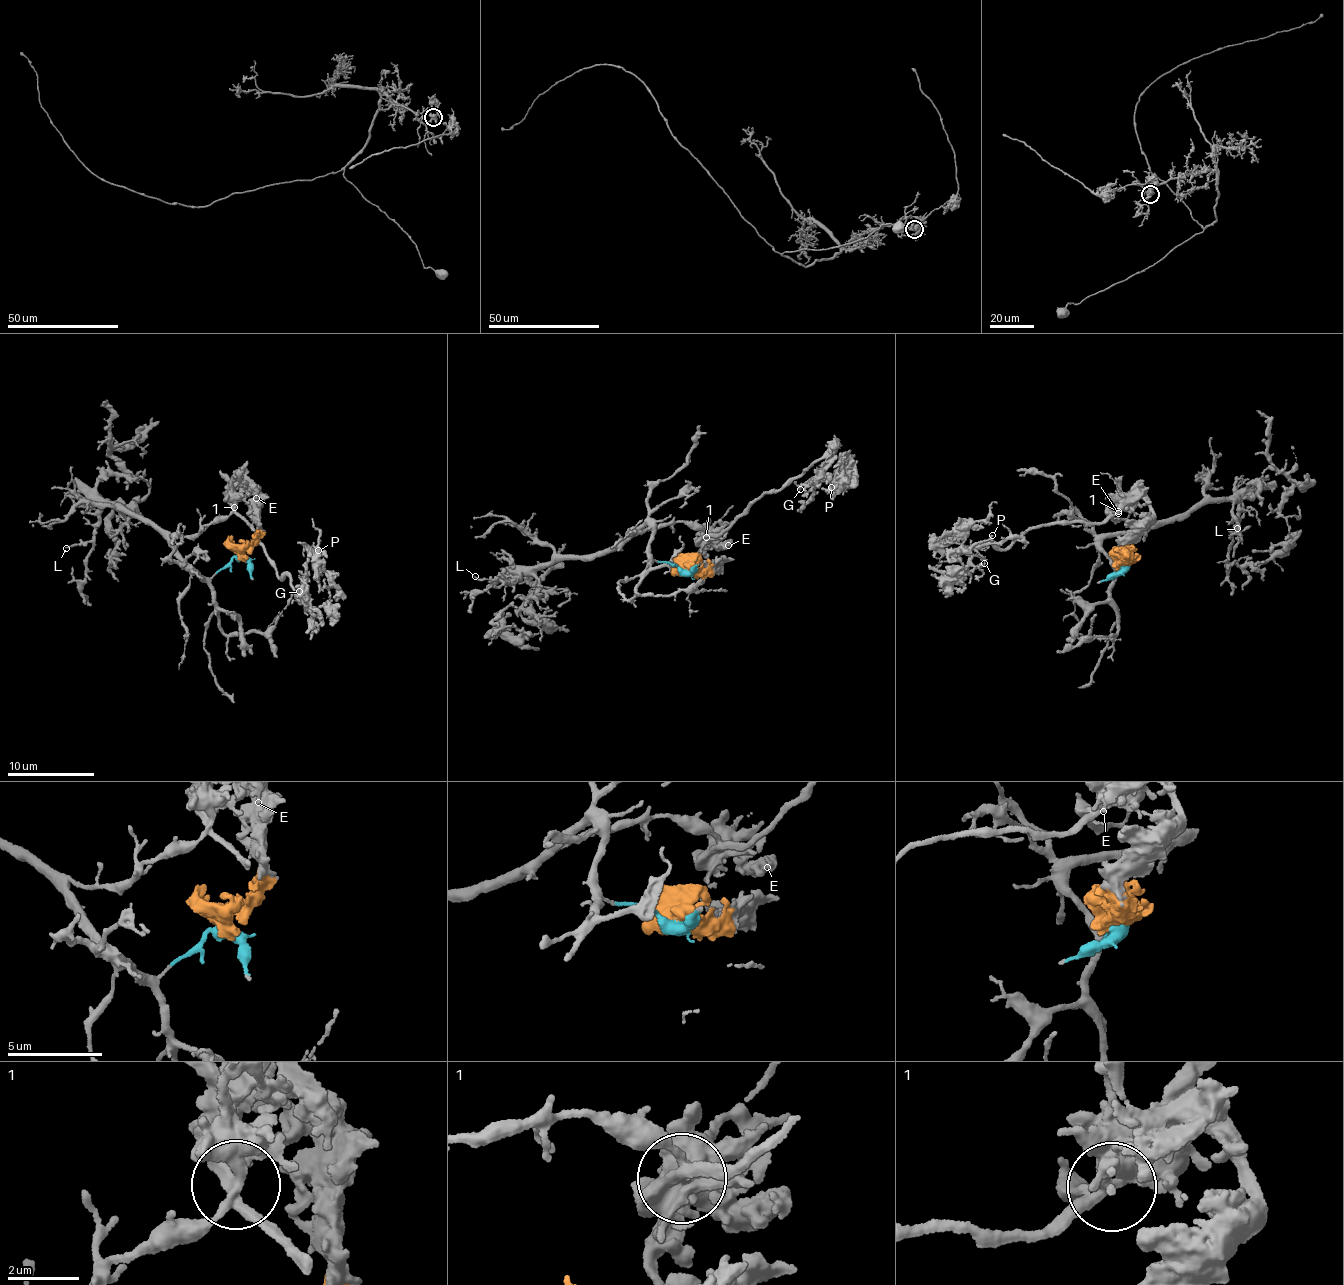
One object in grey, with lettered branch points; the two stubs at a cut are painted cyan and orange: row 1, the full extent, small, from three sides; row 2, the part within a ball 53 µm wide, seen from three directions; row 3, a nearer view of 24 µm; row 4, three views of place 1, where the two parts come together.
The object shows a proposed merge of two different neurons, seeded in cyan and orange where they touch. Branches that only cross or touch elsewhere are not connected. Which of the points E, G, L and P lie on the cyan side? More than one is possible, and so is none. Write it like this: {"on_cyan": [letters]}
{"on_cyan": ["L"]}

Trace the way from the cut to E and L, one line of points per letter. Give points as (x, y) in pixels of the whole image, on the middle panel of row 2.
E: (685, 570), (701, 572), (712, 564), (702, 564), (700, 557), (709, 543), (728, 545)
L: (685, 570), (653, 559), (648, 526), (601, 552), (559, 555), (508, 584), (474, 575)

